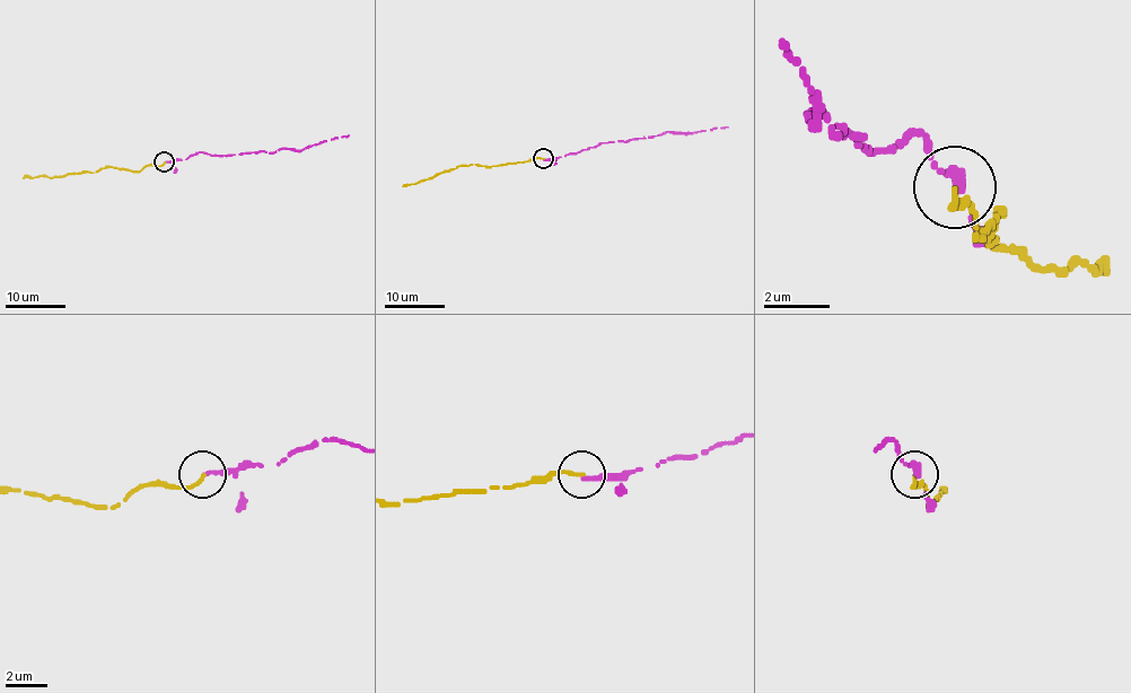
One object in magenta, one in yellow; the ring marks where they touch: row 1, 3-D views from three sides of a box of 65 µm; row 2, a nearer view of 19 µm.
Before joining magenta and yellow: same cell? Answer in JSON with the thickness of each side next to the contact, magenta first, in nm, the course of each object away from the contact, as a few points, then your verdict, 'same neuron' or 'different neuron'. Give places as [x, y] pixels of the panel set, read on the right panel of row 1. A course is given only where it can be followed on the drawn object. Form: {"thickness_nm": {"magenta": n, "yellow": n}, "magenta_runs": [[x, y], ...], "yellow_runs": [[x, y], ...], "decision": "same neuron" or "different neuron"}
{"thickness_nm": {"magenta": 240, "yellow": 200}, "magenta_runs": [[956, 185], [915, 136], [866, 152], [866, 136], [808, 120], [816, 95], [783, 37]], "yellow_runs": [[956, 185], [948, 210], [965, 202], [973, 235], [998, 210], [990, 243], [1055, 275], [1080, 260], [1105, 275]], "decision": "same neuron"}

